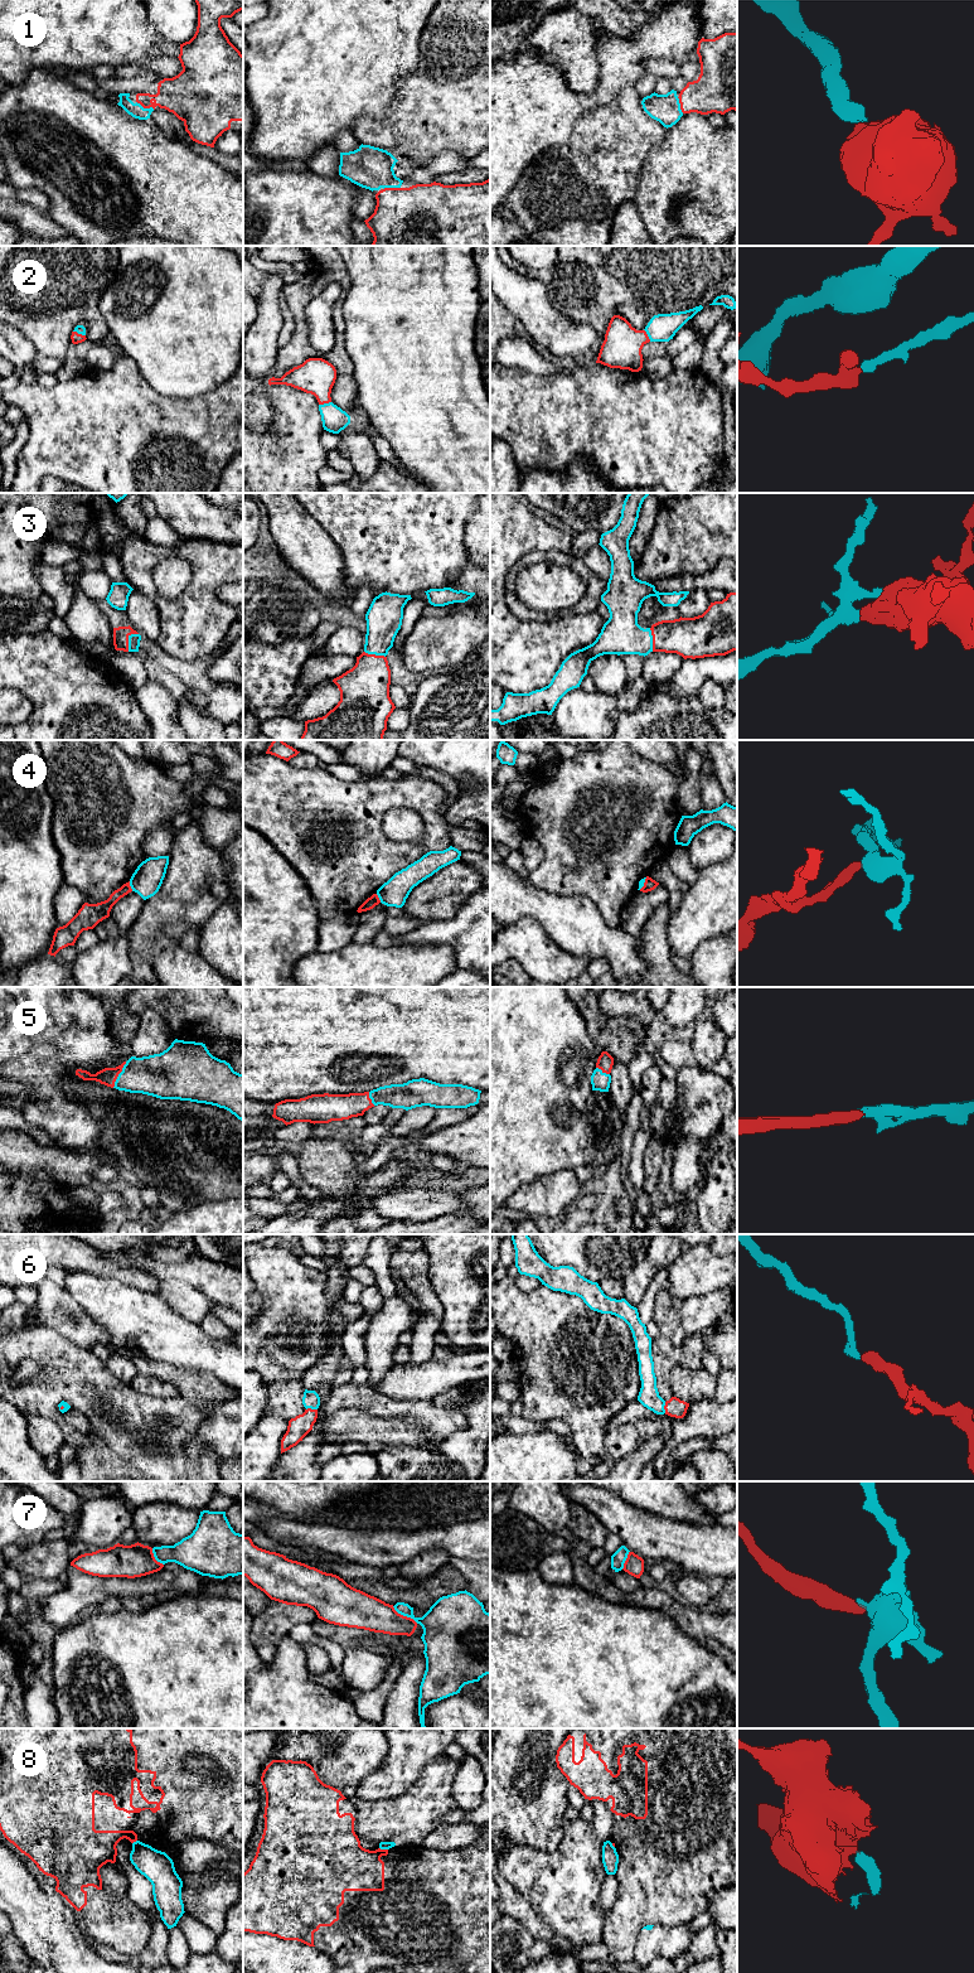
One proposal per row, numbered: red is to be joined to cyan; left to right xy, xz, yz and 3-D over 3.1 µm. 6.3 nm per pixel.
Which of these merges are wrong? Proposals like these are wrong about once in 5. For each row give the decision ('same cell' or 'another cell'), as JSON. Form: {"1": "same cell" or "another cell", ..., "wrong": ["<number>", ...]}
{"1": "same cell", "2": "same cell", "3": "same cell", "4": "another cell", "5": "same cell", "6": "same cell", "7": "another cell", "8": "another cell", "wrong": ["4", "7", "8"]}

